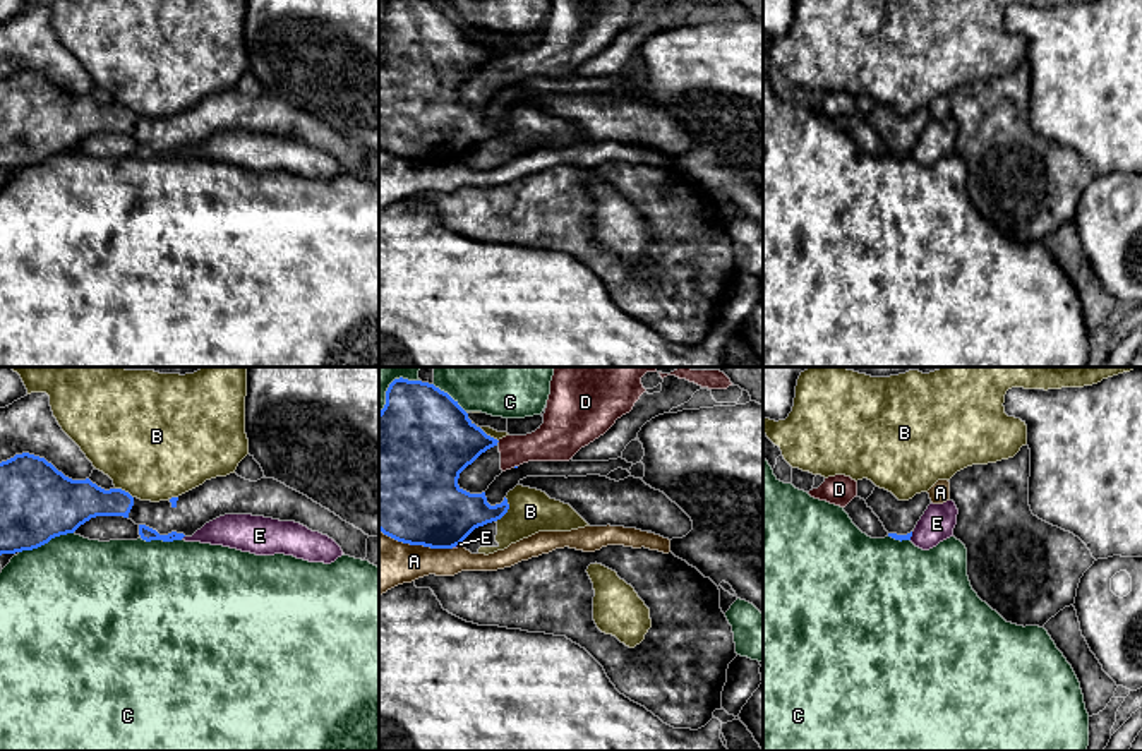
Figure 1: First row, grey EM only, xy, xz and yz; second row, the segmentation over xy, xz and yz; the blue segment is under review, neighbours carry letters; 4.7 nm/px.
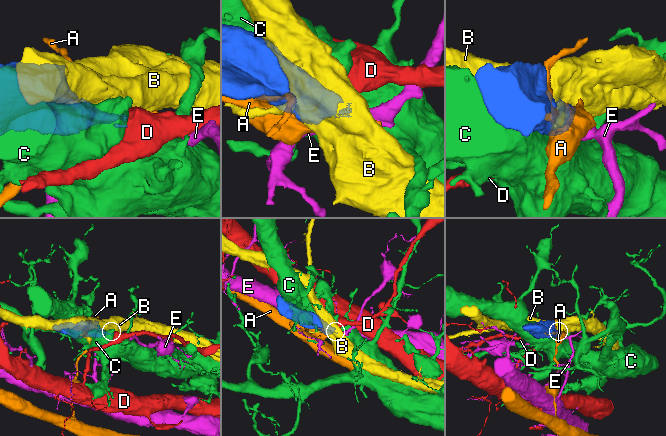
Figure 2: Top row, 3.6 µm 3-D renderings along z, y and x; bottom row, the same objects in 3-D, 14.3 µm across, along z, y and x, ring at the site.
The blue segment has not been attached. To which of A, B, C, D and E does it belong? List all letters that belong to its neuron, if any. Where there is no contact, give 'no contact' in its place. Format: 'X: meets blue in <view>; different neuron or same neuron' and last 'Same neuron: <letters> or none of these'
A: meets blue in xz; different neuron
B: meets blue in xz; different neuron
C: meets blue in xy; different neuron
D: no contact; different neuron
E: meets blue in xy; different neuron
Same neuron: none of these

